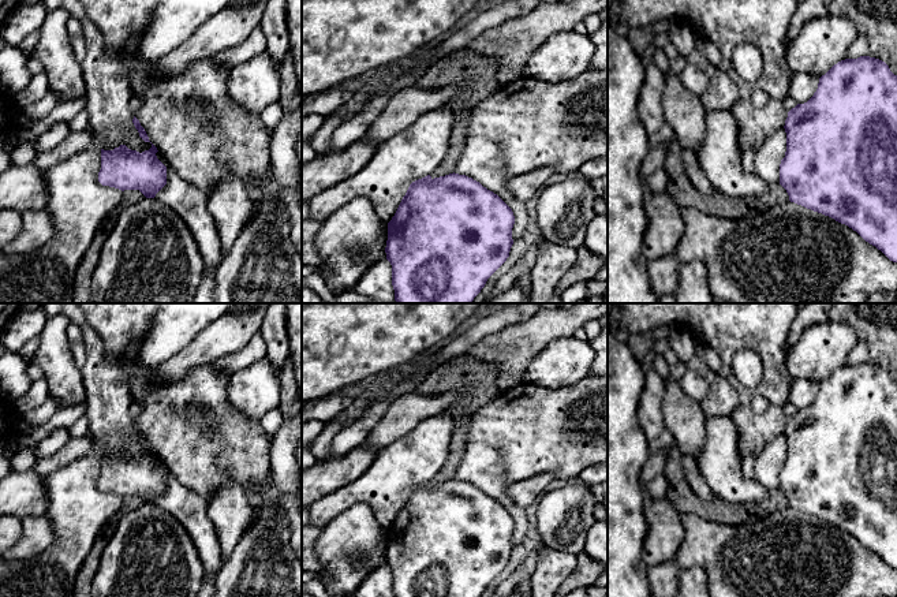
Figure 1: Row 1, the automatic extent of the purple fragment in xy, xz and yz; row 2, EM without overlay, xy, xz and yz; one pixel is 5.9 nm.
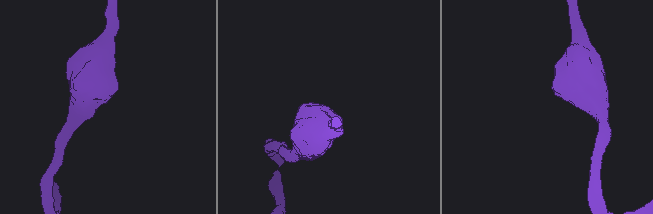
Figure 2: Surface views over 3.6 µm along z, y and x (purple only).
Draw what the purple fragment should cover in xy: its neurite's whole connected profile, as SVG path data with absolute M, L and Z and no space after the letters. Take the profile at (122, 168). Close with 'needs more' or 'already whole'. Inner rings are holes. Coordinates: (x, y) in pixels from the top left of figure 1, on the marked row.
M152 143L149 150L142 153L120 145L113 150L101 149L101 169L98 182L102 186L109 186L124 190L139 190L146 198L154 198L156 194L167 184L167 167L157 158L157 148Z | already whole

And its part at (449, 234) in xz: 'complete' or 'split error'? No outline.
complete

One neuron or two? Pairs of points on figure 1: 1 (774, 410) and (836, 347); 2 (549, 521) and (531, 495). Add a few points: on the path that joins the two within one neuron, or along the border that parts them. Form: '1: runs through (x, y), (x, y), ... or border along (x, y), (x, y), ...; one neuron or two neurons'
1: border along (785, 351), (785, 366), (792, 377); two neurons
2: border along (545, 492), (535, 503); two neurons

